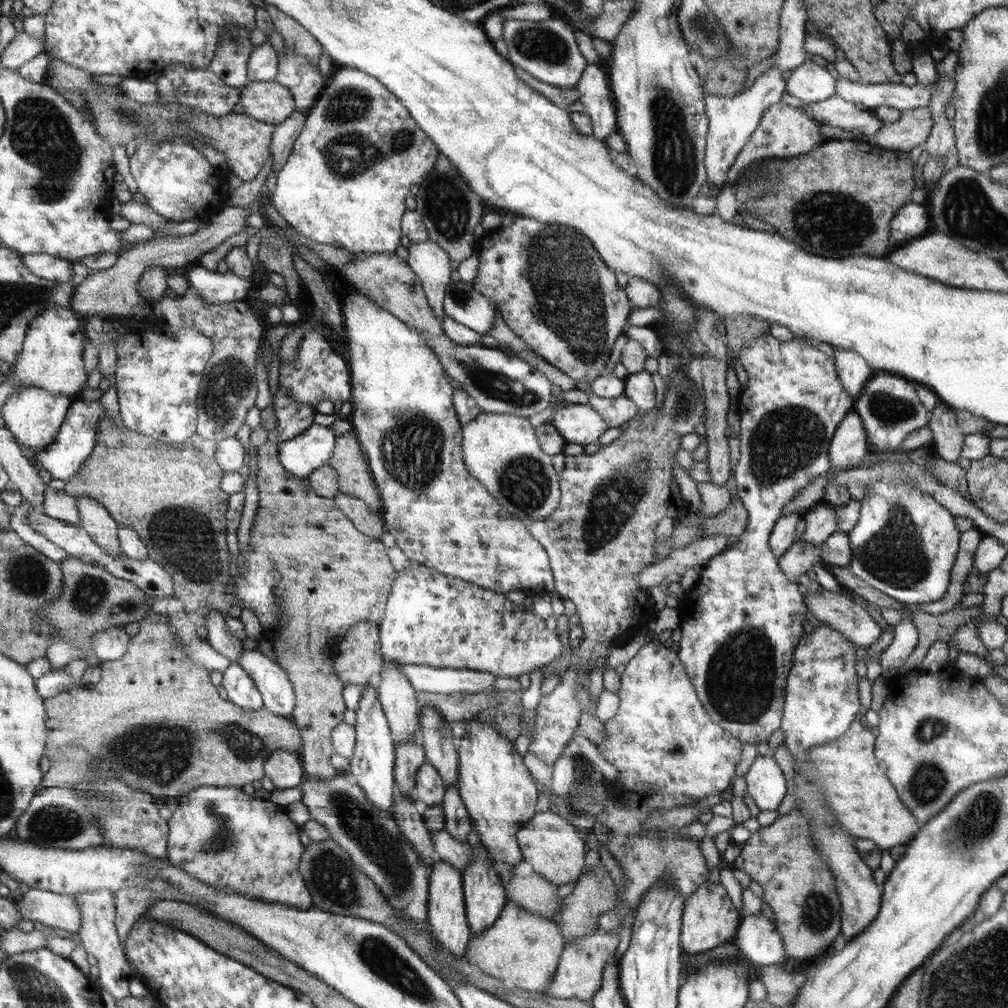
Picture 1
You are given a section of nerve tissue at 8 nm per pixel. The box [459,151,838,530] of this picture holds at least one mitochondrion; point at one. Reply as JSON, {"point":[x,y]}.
{"point":[569,300]}

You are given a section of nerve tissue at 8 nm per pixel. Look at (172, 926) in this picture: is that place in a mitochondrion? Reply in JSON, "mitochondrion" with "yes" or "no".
{"mitochondrion":"no"}

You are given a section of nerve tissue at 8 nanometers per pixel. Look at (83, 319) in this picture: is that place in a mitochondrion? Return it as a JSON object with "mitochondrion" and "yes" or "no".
{"mitochondrion":"no"}

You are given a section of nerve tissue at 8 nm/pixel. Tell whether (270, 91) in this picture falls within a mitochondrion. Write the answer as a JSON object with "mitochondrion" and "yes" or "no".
{"mitochondrion":"no"}

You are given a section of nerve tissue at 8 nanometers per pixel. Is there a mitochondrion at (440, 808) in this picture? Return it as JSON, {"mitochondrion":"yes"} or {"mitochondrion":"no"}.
{"mitochondrion":"no"}

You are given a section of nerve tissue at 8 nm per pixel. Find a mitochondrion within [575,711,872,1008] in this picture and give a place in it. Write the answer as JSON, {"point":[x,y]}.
{"point":[818,909]}

